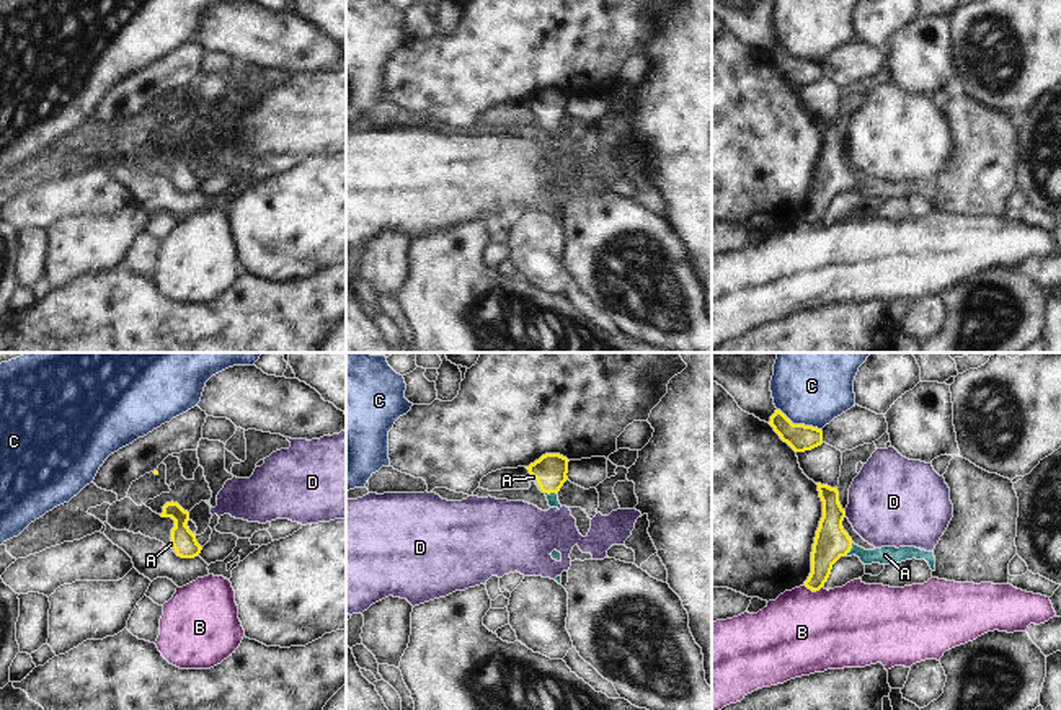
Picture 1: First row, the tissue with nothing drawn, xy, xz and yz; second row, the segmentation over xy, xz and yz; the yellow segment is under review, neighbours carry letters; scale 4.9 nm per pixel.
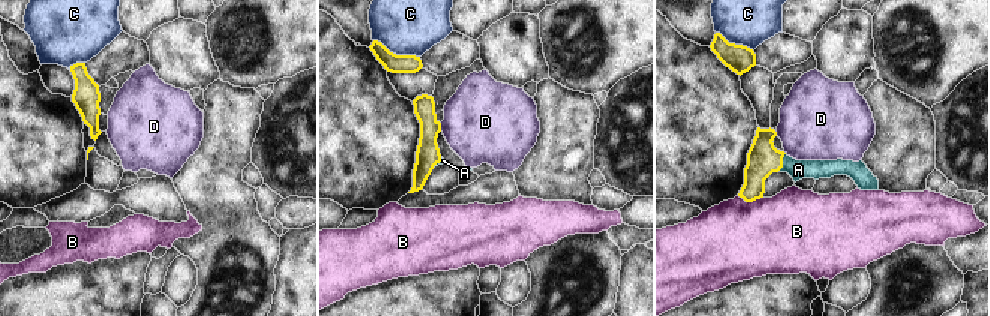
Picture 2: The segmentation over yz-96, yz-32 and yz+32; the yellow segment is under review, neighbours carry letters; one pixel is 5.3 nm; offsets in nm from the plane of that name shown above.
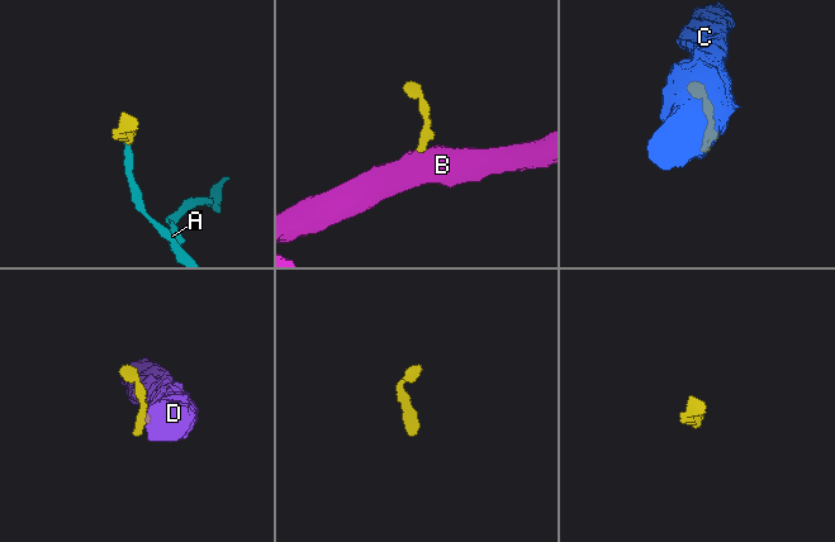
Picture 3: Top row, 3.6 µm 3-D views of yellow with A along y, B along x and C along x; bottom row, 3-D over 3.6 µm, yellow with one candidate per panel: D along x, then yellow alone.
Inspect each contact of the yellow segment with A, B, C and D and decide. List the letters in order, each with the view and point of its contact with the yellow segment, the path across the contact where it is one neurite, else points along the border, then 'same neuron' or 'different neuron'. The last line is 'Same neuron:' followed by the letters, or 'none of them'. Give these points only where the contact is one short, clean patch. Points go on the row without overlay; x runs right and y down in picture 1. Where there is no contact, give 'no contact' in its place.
A: meets yellow in yz at (851, 181); runs through yz (831, 177), (851, 181), (864, 190), (885, 190); same neuron
B: meets yellow in yz at (808, 222); border along yz (803, 219), (812, 226); different neuron
C: meets yellow in yz at (799, 59); border along yz (777, 43), (794, 57), (812, 59), (820, 64); different neuron
D: meets yellow in yz at (844, 149); border along yz (844, 146), (846, 150); different neuron
Same neuron: A

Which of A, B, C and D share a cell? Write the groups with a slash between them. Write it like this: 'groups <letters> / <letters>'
groups A / B / C / D

